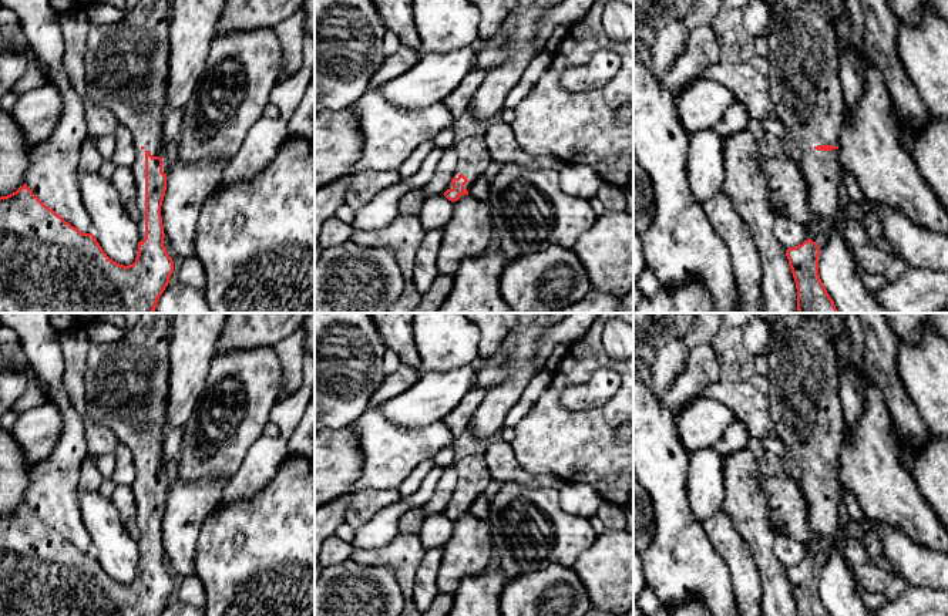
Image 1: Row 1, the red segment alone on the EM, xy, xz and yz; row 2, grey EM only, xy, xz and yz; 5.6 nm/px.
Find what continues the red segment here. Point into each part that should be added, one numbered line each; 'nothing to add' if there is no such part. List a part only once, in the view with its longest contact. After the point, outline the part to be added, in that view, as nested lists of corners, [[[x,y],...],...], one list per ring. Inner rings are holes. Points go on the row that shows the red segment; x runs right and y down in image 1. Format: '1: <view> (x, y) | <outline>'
1: xy (127, 64) | [[[138,0],[120,21],[91,26],[87,34],[85,95],[93,104],[111,111],[134,138],[137,155],[131,169],[137,185],[139,242],[145,239],[145,152],[162,159],[164,174],[171,166],[162,139],[162,125],[169,111],[169,6],[171,0]]]

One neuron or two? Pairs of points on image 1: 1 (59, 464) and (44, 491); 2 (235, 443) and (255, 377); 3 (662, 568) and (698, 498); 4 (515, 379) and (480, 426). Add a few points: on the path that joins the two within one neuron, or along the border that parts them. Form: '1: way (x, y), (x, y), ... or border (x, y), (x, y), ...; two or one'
1: way (57, 471), (51, 484); one
2: way (235, 427), (235, 423), (248, 410), (249, 393); one
3: border (686, 478), (686, 504), (701, 524); two
4: way (508, 390), (490, 414); one

